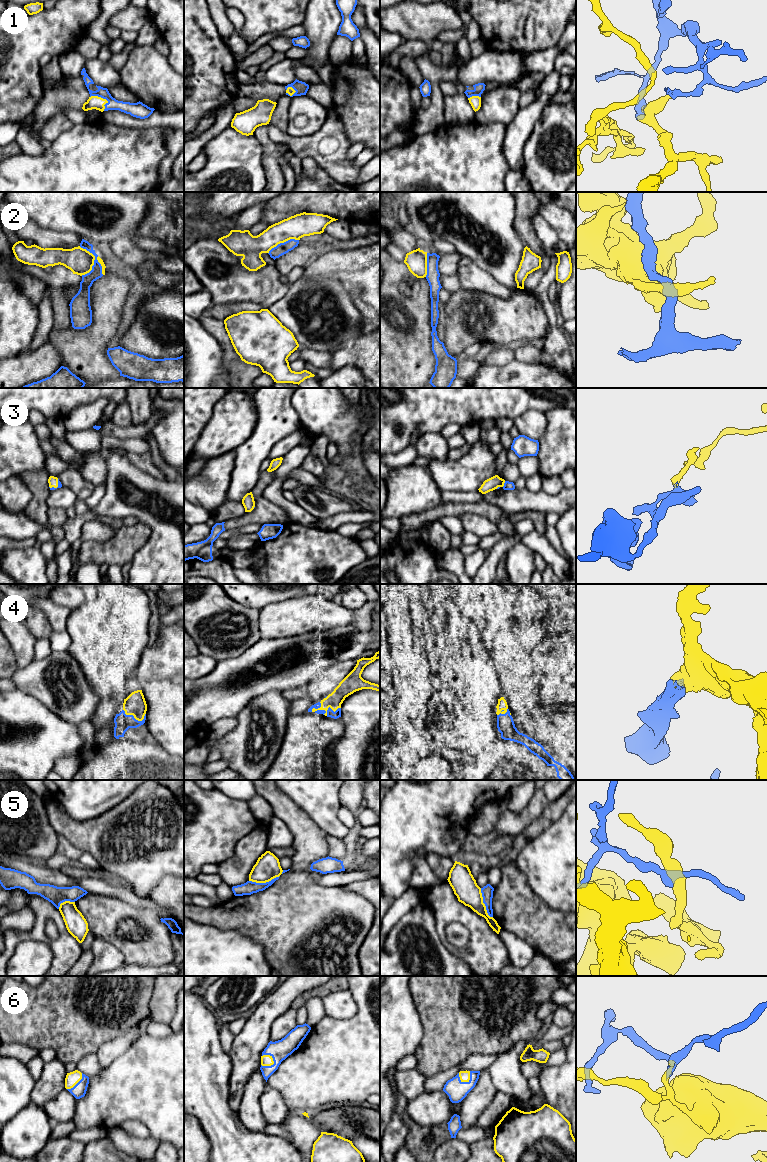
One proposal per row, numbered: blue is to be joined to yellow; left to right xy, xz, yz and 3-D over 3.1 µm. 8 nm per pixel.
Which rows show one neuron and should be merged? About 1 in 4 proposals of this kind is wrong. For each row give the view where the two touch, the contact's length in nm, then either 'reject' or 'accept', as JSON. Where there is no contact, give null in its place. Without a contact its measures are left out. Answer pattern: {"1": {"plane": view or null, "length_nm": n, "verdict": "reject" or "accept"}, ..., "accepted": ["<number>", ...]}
{"1": {"plane": "xy", "length_nm": 170, "verdict": "accept"}, "2": {"plane": "xy", "length_nm": 300, "verdict": "reject"}, "3": {"plane": "yz", "length_nm": 50, "verdict": "accept"}, "4": {"plane": "xz", "length_nm": 240, "verdict": "accept"}, "5": {"plane": "yz", "length_nm": 260, "verdict": "reject"}, "6": {"plane": "xz", "length_nm": 120, "verdict": "accept"}, "accepted": ["1", "3", "4", "6"]}

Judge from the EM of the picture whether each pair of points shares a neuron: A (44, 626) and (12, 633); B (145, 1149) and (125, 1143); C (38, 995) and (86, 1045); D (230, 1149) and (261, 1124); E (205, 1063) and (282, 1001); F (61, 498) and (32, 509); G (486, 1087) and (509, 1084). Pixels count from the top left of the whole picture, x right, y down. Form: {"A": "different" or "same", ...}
{"A": "different", "B": "same", "C": "same", "D": "different", "E": "different", "F": "different", "G": "different"}

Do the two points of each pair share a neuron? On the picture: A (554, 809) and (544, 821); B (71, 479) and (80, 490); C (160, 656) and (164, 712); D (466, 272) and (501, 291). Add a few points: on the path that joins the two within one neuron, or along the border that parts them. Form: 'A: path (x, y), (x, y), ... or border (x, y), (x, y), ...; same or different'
A: path (553, 812), (547, 818); same
B: path (74, 482), (79, 487); same
C: path (164, 670), (164, 698); same
D: path (475, 278), (492, 286); same

